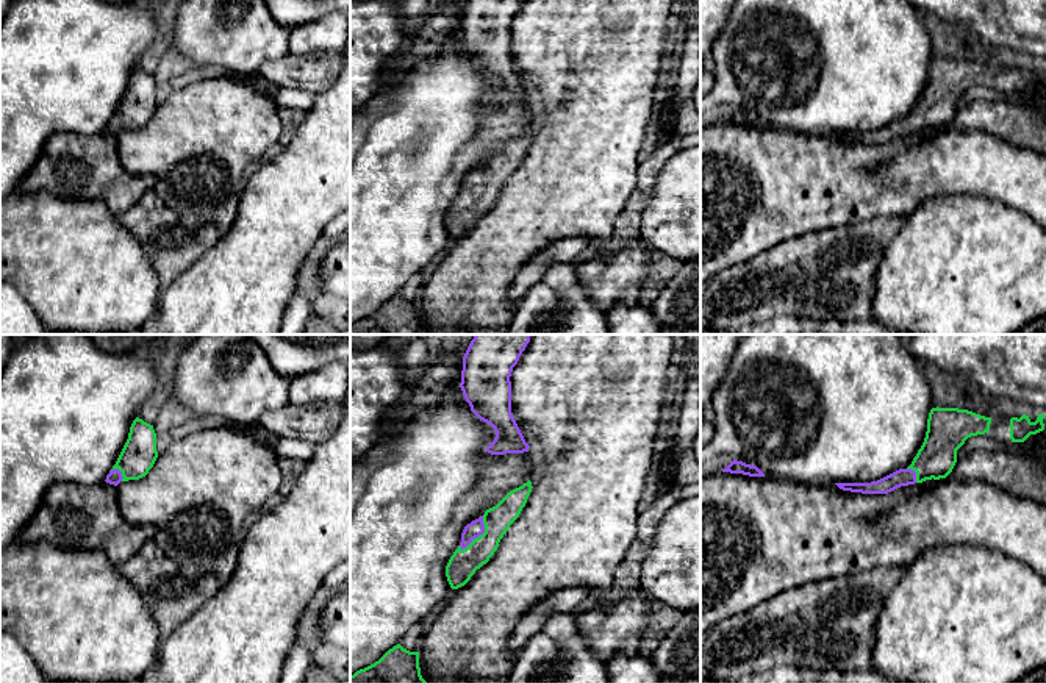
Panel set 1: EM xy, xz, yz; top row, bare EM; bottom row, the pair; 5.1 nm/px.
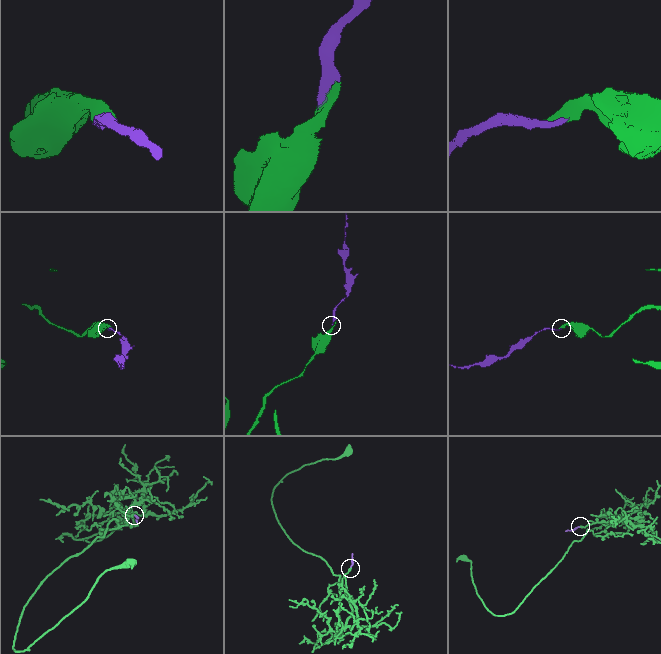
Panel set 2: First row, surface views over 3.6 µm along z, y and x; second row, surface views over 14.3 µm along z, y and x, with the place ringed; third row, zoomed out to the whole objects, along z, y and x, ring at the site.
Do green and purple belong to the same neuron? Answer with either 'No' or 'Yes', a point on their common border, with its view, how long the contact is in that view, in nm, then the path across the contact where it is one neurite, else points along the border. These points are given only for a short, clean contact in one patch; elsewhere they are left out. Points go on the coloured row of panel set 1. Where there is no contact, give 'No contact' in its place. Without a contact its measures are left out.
Yes. Touches green at xz (480, 535). Shared border 220 nm

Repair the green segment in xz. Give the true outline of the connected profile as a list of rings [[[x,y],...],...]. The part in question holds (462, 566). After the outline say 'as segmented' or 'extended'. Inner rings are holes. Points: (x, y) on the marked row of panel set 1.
[[[528,480],[464,527],[461,542],[446,566],[452,589],[464,586],[475,570],[489,561],[510,525],[519,517],[532,488]]]; extended

